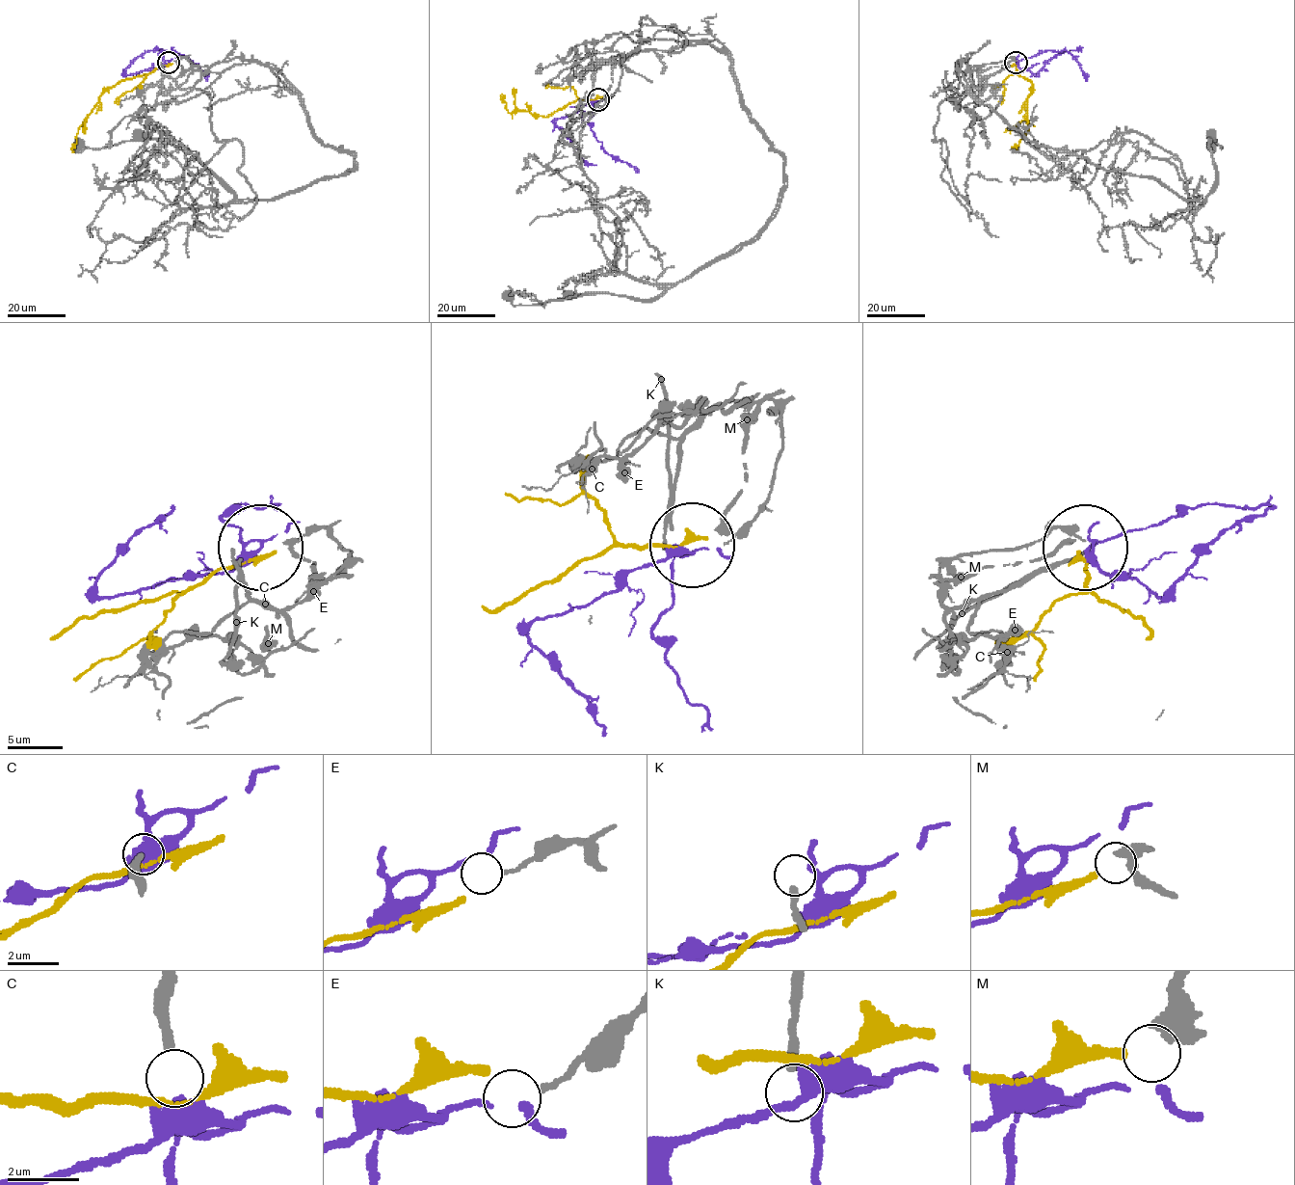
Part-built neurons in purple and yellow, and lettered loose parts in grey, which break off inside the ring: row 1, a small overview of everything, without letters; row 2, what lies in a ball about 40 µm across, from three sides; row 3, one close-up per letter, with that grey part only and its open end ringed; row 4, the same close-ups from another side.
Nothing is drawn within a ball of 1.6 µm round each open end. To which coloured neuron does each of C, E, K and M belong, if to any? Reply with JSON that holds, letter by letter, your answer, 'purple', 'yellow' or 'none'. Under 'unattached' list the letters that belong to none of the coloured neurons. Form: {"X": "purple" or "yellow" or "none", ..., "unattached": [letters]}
{"C": "purple", "E": "none", "K": "none", "M": "yellow", "unattached": ["E", "K"]}

